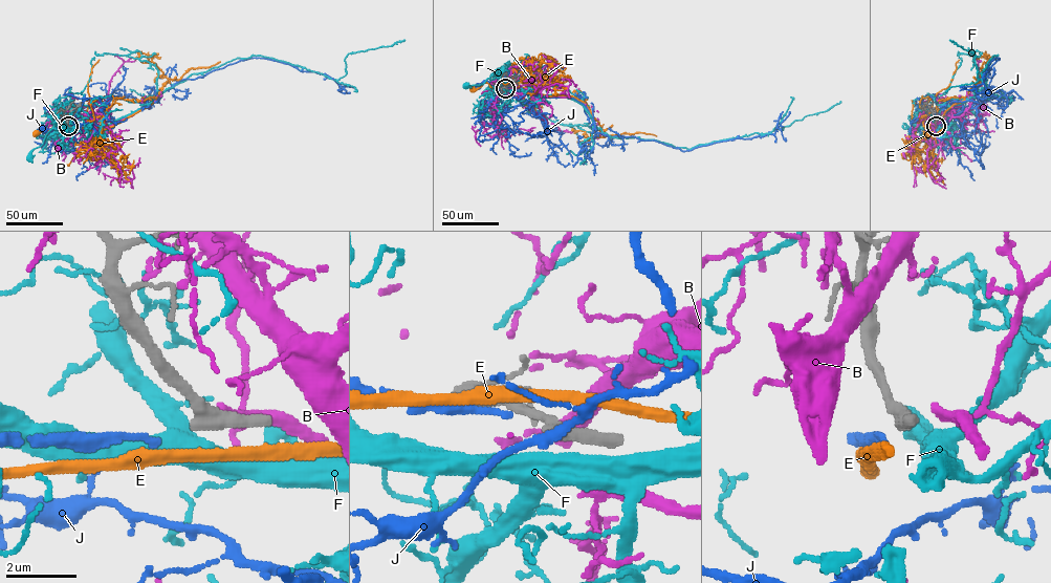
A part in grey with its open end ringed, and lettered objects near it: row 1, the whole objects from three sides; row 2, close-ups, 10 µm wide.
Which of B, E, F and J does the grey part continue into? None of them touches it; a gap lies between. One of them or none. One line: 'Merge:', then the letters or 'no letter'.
Merge: J

